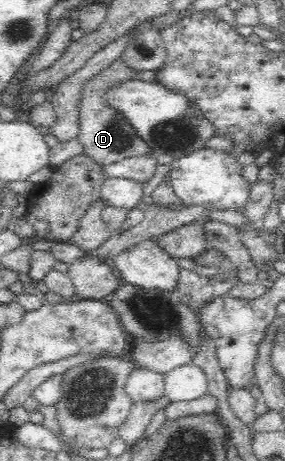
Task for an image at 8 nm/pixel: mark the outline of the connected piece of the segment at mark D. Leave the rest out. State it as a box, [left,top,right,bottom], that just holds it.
[78,59,152,167]

